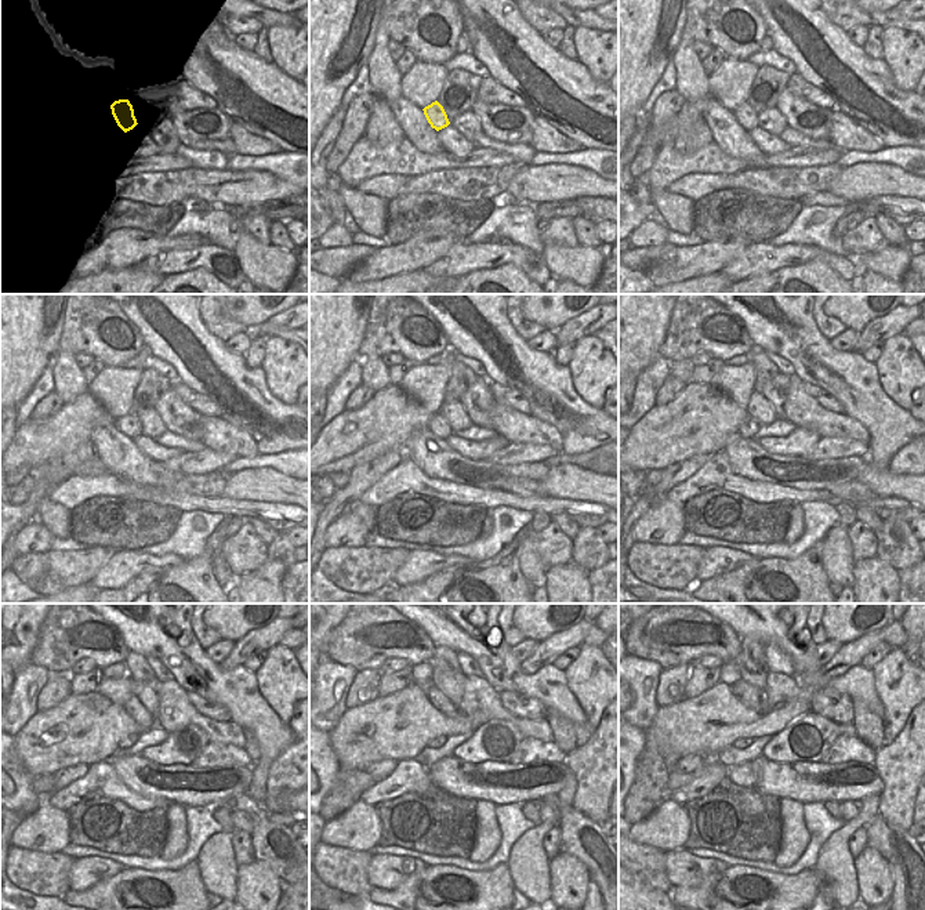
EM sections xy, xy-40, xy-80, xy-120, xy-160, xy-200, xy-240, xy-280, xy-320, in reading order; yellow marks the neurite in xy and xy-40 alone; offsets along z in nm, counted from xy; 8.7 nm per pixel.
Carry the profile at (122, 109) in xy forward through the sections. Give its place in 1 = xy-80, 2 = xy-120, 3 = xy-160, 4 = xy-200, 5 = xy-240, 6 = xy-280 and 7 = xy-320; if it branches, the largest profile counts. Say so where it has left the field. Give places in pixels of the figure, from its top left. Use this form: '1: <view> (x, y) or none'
1: xy-80 (747, 118)
2: xy-120 (127, 424)
3: xy-160 (438, 426)
4: xy-200 (748, 428)
5: xy-240 (130, 740)
6: xy-280 (436, 742)
7: xy-320 (743, 742)

